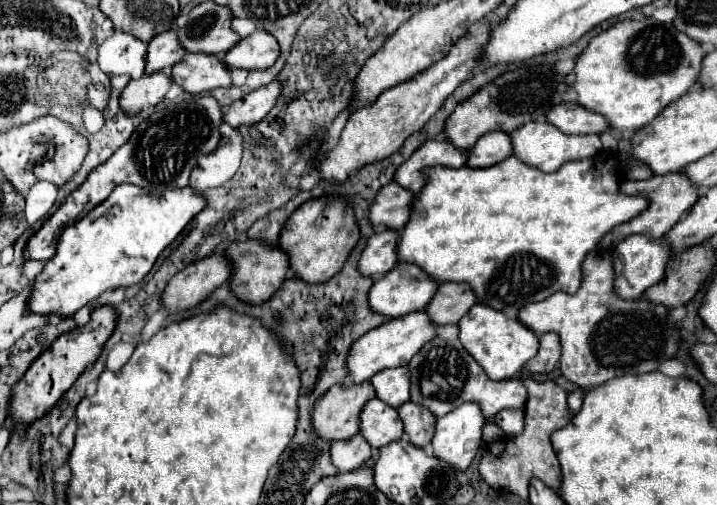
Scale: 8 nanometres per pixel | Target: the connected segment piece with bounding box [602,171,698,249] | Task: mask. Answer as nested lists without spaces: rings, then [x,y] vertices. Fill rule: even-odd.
[[[682,171],[666,173],[666,175],[652,175],[646,181],[624,181],[622,183],[622,193],[626,193],[626,195],[642,195],[642,197],[650,199],[650,207],[644,213],[640,213],[634,221],[618,225],[602,241],[602,245],[604,247],[608,245],[608,249],[616,247],[626,235],[632,235],[632,233],[646,233],[646,235],[650,235],[654,239],[662,239],[690,211],[690,207],[698,201],[698,187]]]

